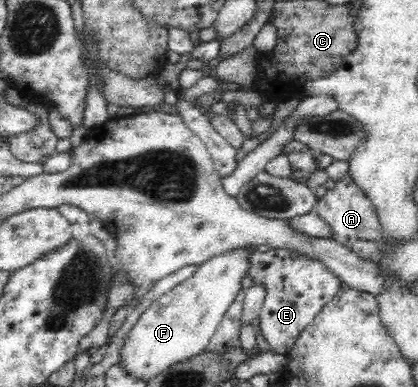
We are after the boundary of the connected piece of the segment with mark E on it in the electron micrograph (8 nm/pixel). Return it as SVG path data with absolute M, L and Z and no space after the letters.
M250 246L248 272L254 285L262 285L266 296L258 316L258 331L270 351L286 354L298 340L300 332L308 327L326 304L344 287L340 278L326 266L292 249L269 248L258 252Z

